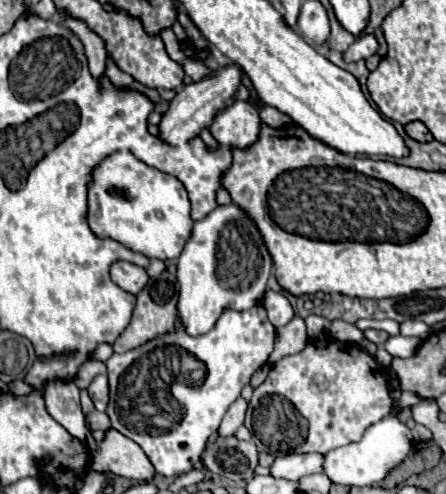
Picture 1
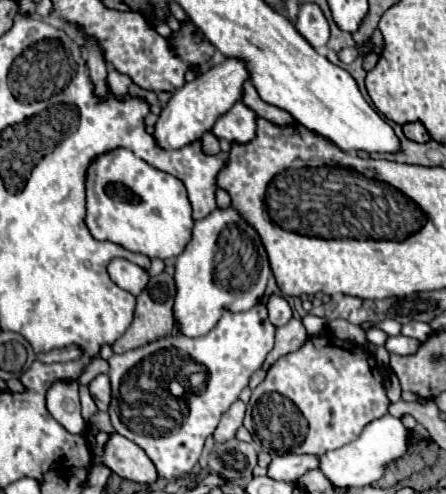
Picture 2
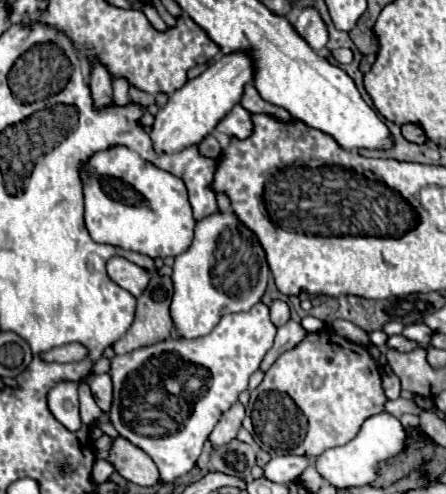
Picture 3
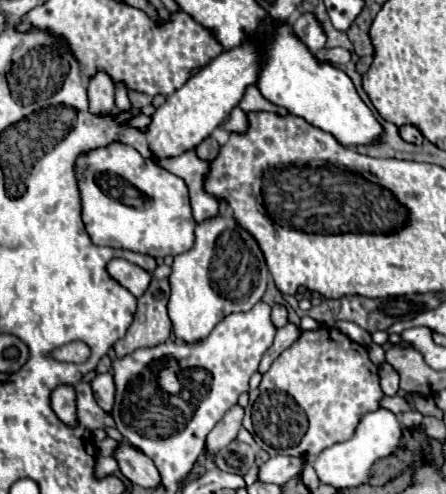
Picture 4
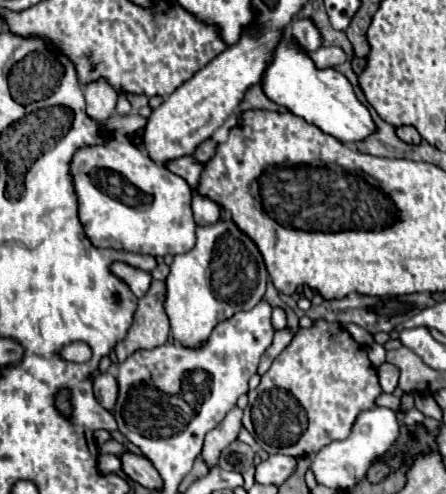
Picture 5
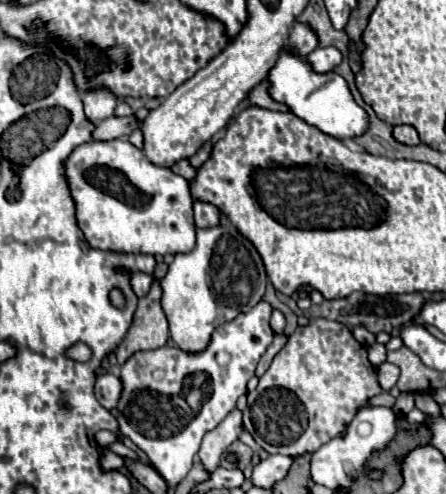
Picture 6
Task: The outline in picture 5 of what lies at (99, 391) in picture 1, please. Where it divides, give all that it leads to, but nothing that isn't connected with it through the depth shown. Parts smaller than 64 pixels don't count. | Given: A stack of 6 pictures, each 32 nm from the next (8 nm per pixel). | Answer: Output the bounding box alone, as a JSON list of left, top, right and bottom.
[94,372,118,410]

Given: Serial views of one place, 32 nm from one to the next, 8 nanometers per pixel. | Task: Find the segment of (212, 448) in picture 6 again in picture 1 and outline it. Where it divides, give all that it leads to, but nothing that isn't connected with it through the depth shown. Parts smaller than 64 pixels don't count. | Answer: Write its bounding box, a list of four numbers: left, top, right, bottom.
[218,398,248,438]

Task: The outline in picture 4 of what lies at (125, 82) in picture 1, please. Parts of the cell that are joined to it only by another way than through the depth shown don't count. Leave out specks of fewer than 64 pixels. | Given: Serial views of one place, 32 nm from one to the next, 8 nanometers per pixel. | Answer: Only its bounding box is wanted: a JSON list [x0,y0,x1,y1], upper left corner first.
[116,84,130,112]

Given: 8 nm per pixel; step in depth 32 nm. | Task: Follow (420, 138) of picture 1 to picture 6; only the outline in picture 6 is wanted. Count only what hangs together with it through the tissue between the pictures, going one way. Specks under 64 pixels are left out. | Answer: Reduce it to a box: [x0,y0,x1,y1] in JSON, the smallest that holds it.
[392,126,420,146]

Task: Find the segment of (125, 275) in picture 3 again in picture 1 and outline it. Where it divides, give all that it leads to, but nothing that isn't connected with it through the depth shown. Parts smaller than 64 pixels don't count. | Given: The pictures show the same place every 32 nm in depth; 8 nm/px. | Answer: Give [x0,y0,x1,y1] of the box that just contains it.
[110,260,148,294]

